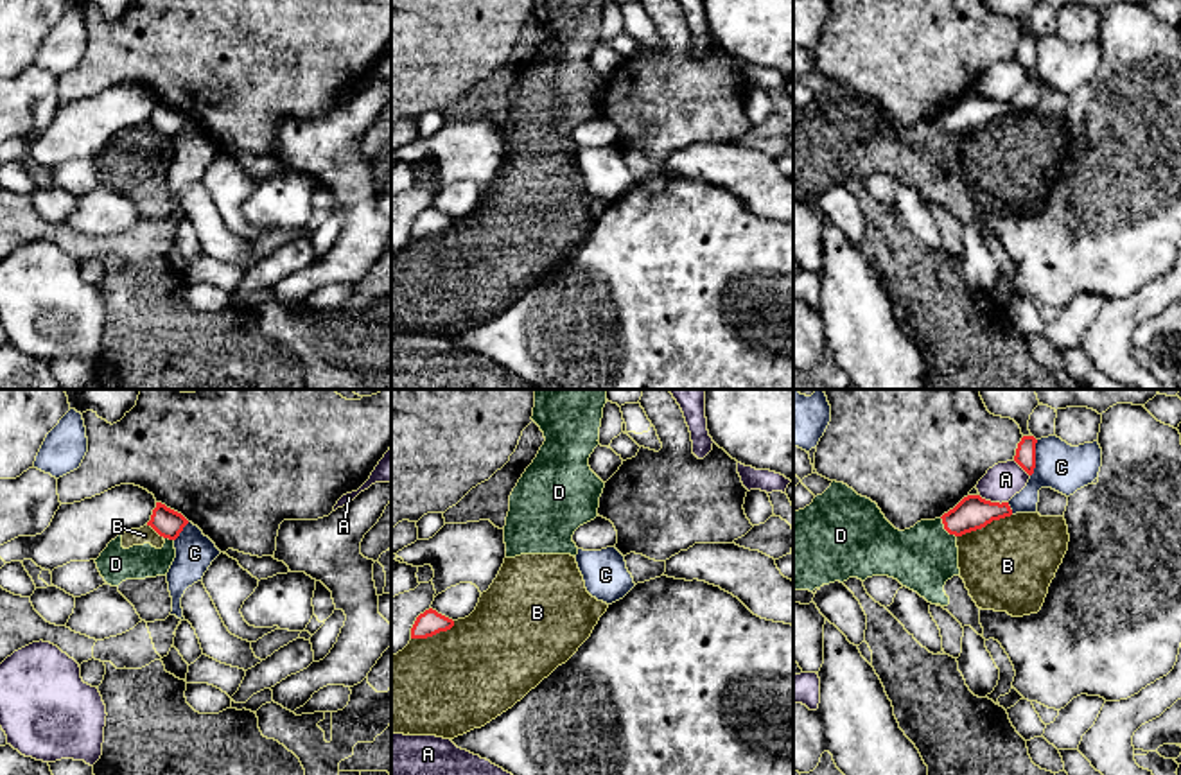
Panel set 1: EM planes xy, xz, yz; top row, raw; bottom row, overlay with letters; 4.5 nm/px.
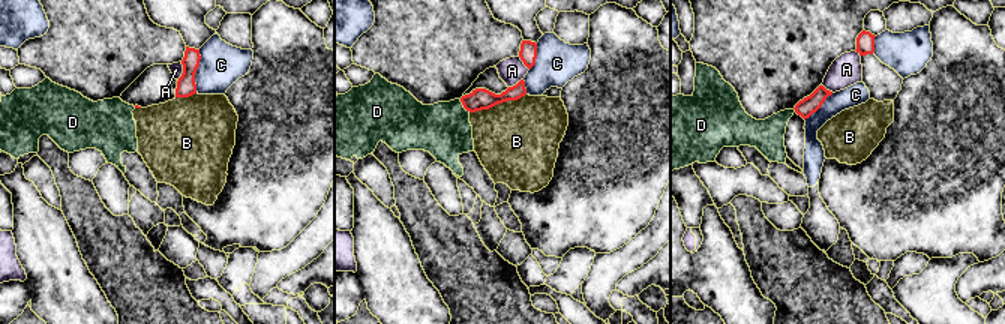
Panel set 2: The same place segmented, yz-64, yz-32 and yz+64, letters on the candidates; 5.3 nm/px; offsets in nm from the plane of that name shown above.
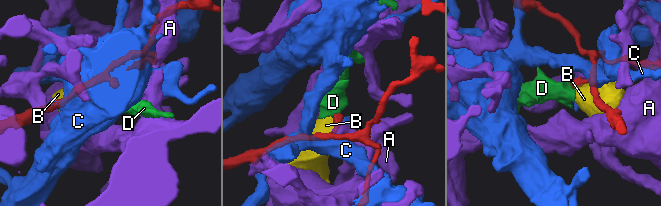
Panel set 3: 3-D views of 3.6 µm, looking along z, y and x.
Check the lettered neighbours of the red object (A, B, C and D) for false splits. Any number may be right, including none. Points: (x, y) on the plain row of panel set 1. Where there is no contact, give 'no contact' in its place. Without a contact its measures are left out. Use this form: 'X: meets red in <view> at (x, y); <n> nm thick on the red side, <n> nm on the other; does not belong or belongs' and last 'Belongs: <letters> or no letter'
A: meets red in yz at (993, 101); 150 nm thick on the red side, 160 nm on the other; does not belong
B: meets red in yz at (984, 124); 150 nm thick on the red side, 400 nm on the other; does not belong
C: meets red in yz at (1034, 56); 100 nm thick on the red side, 220 nm on the other; does not belong
D: meets red in yz at (944, 126); 150 nm thick on the red side, 300 nm on the other; does not belong
Belongs: no letter

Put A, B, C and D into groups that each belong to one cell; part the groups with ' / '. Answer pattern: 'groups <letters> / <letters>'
groups A / B D / C

